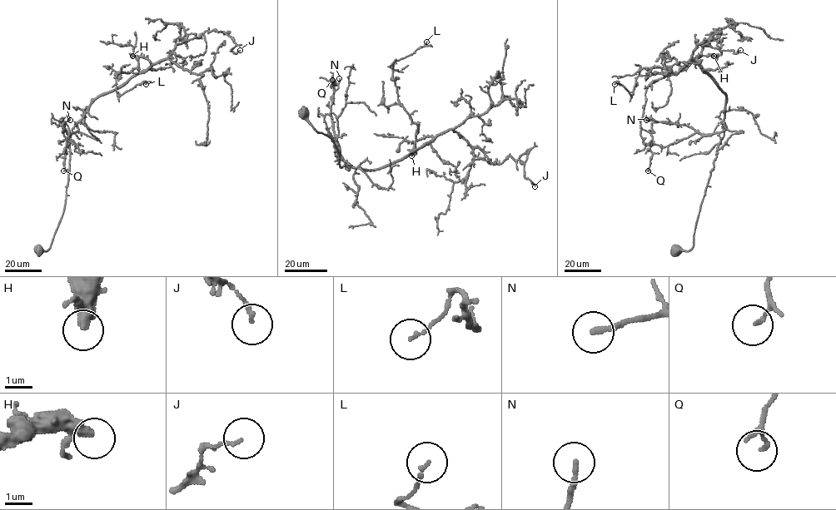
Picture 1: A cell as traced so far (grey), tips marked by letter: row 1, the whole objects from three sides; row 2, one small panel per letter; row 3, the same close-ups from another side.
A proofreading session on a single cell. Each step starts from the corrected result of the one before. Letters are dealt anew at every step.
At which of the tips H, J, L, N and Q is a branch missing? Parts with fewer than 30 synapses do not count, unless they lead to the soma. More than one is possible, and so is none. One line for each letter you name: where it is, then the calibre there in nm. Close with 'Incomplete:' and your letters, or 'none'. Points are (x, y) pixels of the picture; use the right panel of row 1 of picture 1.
Incomplete: none

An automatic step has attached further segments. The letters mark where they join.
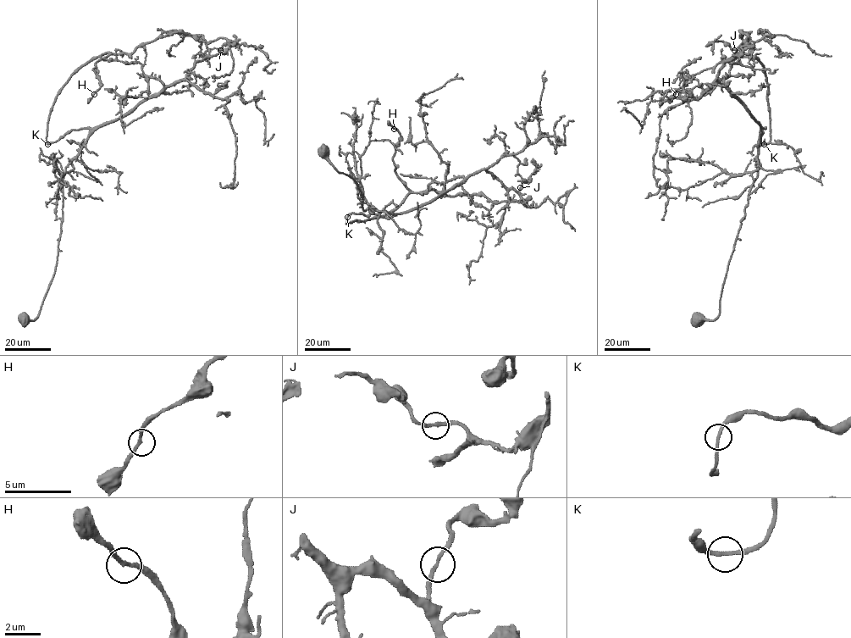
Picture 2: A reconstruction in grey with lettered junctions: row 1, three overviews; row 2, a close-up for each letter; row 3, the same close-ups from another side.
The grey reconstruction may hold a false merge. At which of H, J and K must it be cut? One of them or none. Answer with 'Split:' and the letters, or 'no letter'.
Split: no letter

